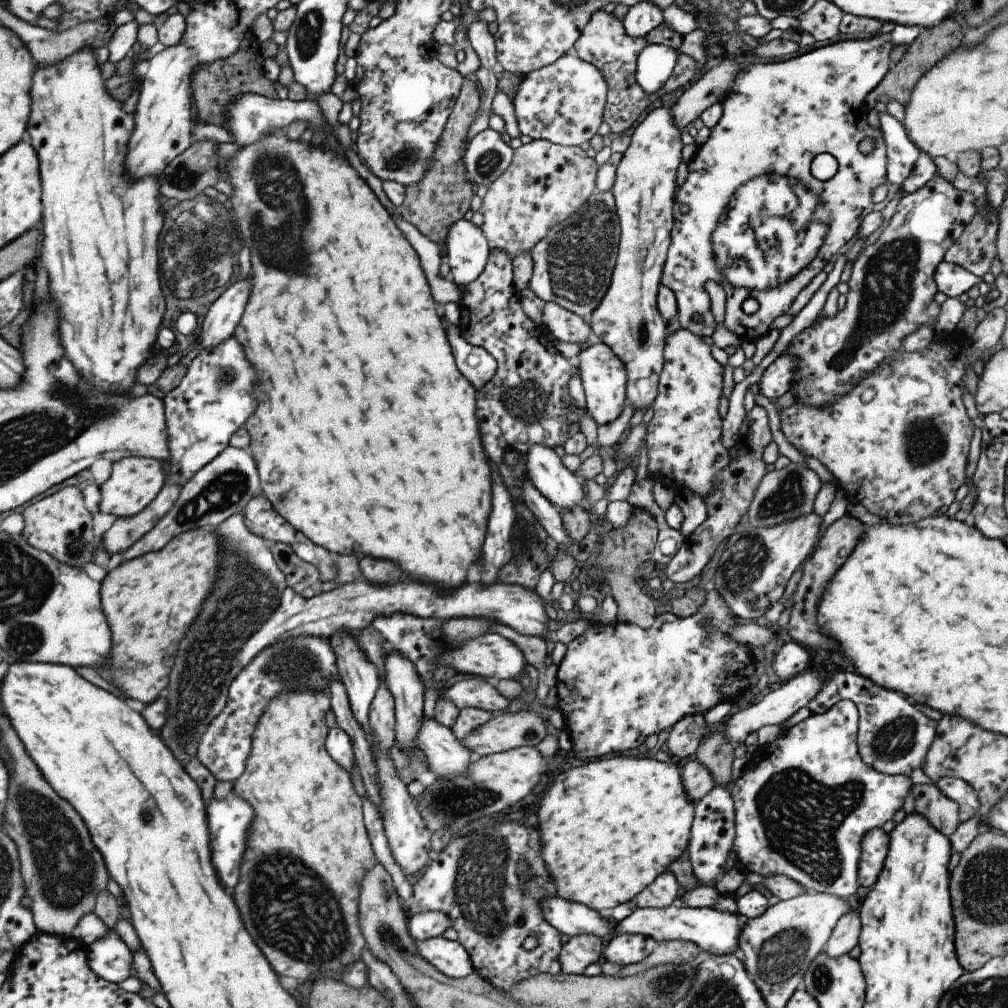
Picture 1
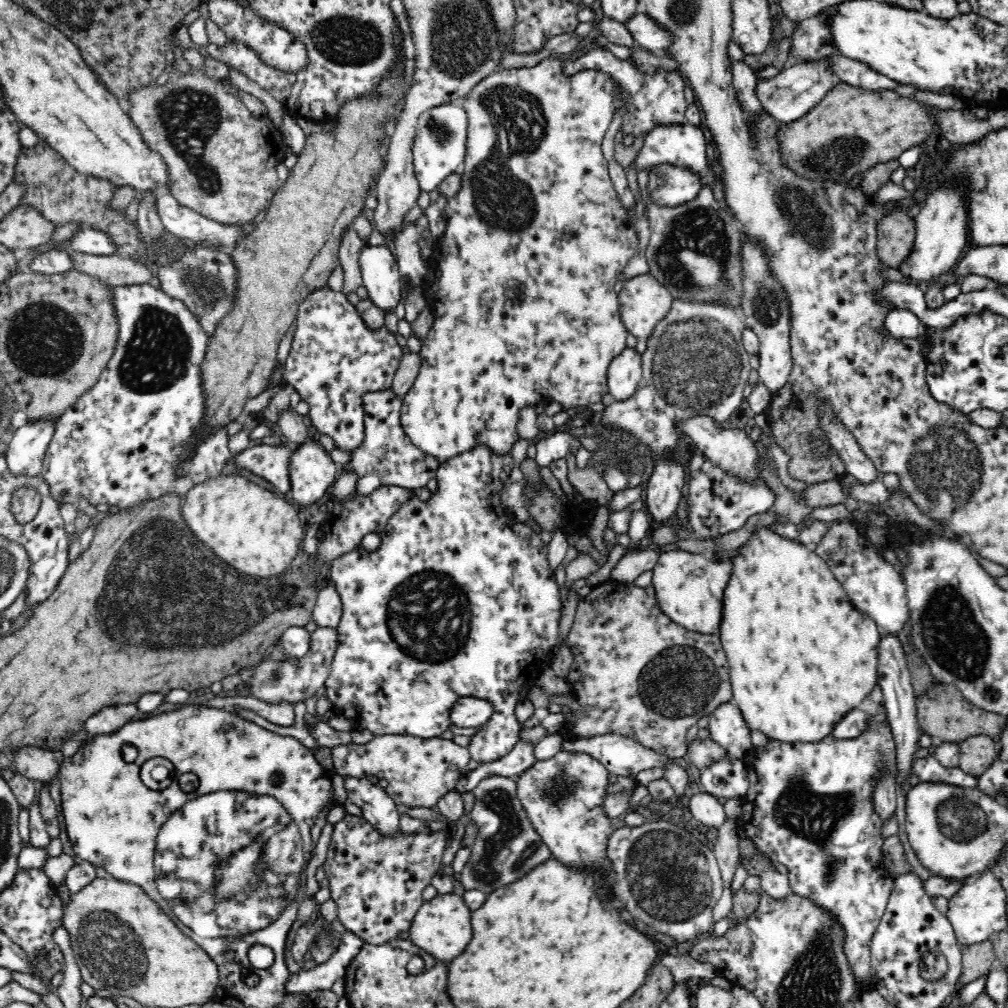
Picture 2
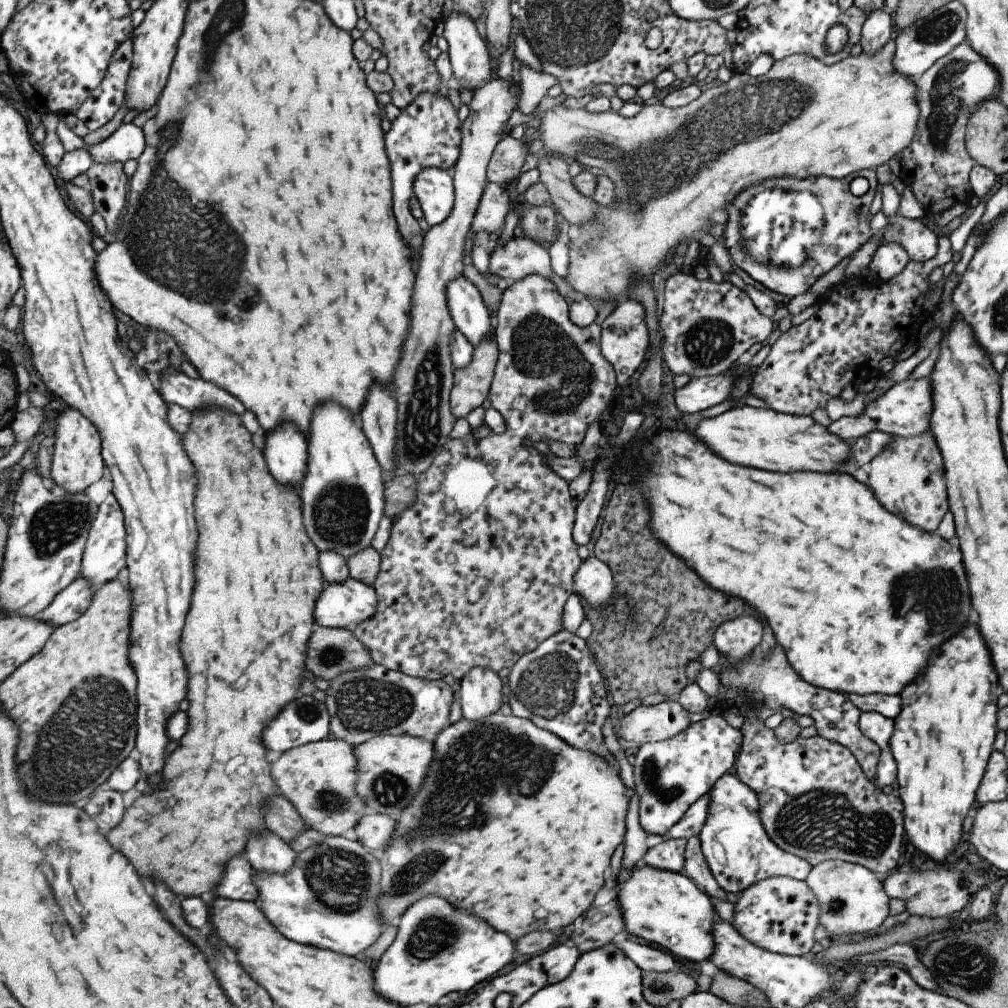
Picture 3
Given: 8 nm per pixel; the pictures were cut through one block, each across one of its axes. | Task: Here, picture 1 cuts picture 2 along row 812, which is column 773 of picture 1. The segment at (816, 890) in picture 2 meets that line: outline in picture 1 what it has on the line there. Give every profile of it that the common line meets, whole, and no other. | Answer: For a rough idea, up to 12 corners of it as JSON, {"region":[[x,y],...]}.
{"region":[[856,704],[784,730],[730,794],[746,872],[854,899],[913,786]]}

